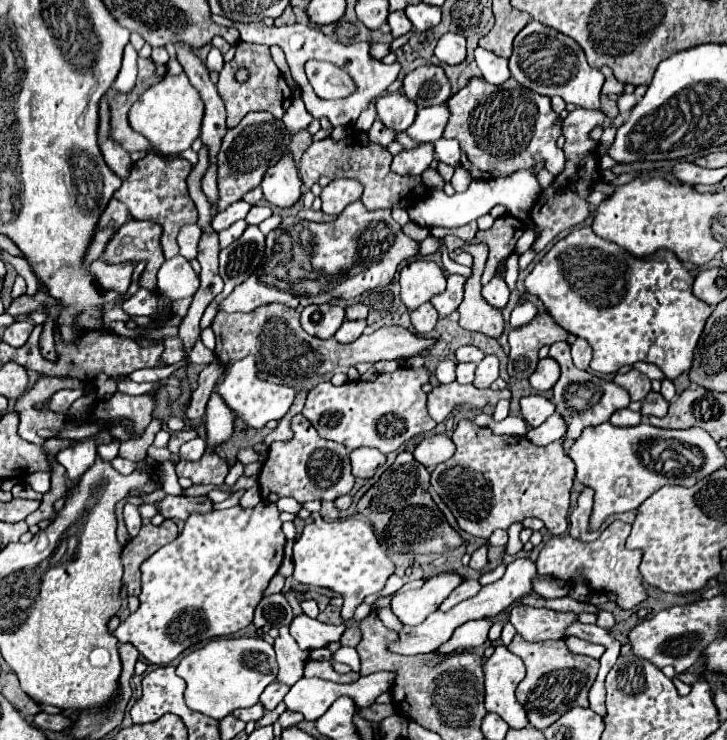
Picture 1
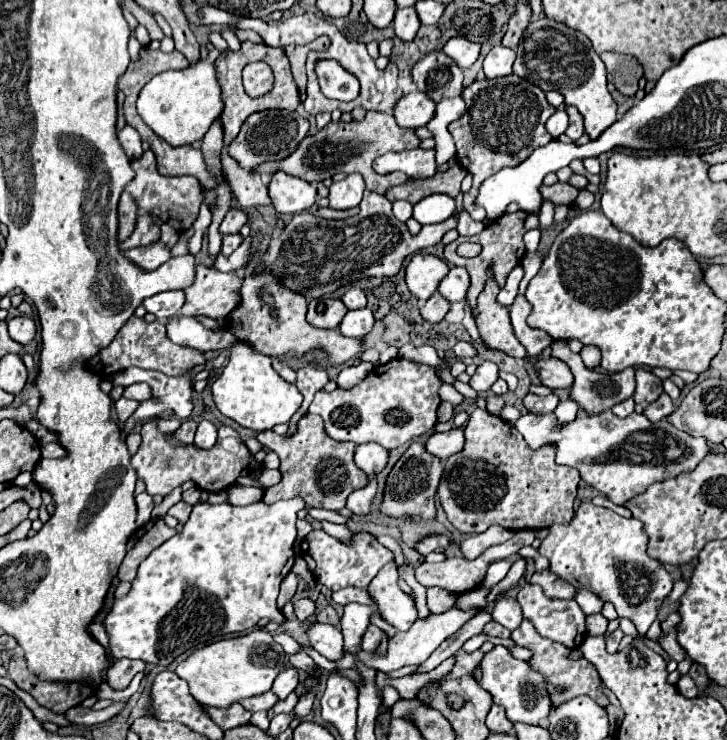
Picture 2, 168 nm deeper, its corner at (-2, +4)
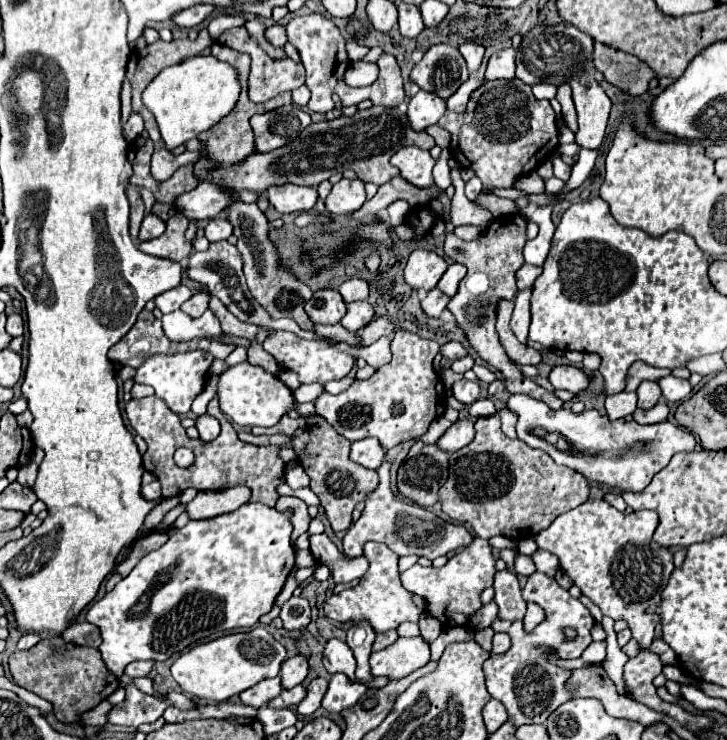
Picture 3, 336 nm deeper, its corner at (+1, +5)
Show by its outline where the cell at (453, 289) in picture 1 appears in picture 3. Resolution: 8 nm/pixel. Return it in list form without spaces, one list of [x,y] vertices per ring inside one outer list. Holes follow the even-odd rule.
[[[452,263],[452,265],[446,269],[446,273],[442,275],[442,279],[438,281],[438,289],[440,289],[442,293],[454,297],[456,291],[458,291],[460,281],[464,279],[464,275],[466,275],[466,267],[460,265],[460,263]]]

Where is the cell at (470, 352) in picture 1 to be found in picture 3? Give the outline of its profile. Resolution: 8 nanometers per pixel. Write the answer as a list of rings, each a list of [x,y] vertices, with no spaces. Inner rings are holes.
[[[450,341],[450,343],[442,345],[442,347],[440,347],[440,351],[442,351],[442,355],[444,355],[444,357],[448,357],[450,361],[454,361],[454,359],[460,359],[460,357],[468,355],[468,351],[464,349],[464,345],[462,345],[462,343],[458,343],[458,341]]]

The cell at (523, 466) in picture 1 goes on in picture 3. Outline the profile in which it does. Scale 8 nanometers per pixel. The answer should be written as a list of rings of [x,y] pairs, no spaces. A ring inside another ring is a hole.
[[[496,415],[478,417],[474,429],[474,441],[450,455],[450,471],[446,483],[440,487],[440,503],[452,521],[468,523],[478,537],[534,537],[550,527],[558,515],[588,499],[590,487],[580,473],[558,467],[548,453],[532,449],[520,439],[506,437],[500,431],[500,419]]]

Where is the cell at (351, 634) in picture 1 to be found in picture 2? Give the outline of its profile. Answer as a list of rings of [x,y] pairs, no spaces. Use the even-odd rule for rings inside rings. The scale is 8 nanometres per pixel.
[[[377,626],[367,628],[367,632],[363,636],[363,650],[373,652],[381,644],[381,640],[383,640],[383,630],[379,630]]]

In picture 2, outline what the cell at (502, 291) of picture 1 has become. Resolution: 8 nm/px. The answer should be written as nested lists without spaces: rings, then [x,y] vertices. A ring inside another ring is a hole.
[[[515,266],[515,268],[511,270],[505,288],[501,288],[501,292],[499,292],[499,302],[501,302],[503,306],[511,306],[511,304],[513,304],[517,292],[519,292],[519,282],[521,282],[523,274],[525,274],[525,272],[523,272],[521,266]]]

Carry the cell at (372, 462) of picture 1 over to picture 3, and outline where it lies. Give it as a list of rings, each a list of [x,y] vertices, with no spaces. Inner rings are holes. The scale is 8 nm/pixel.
[[[374,437],[354,441],[352,451],[350,451],[350,459],[366,469],[378,469],[384,461],[384,449],[380,447],[380,443]]]

